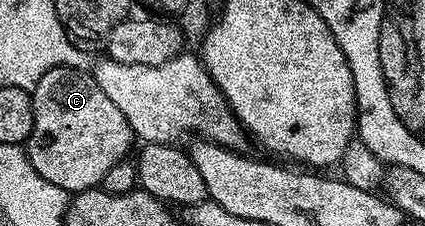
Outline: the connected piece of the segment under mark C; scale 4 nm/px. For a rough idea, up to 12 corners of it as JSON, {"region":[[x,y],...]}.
{"region":[[89,72],[32,90],[24,143],[67,195],[101,186],[136,138]]}

